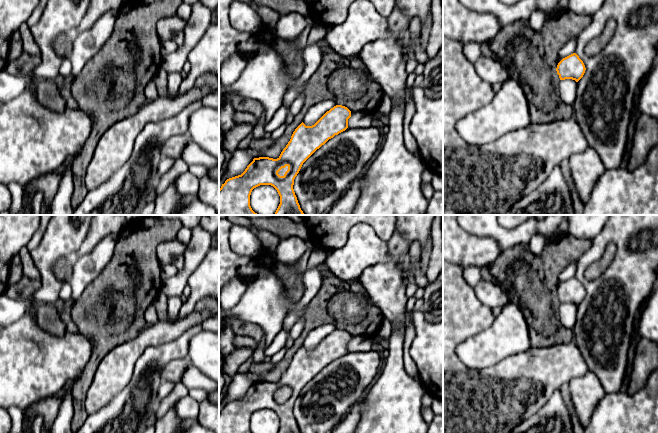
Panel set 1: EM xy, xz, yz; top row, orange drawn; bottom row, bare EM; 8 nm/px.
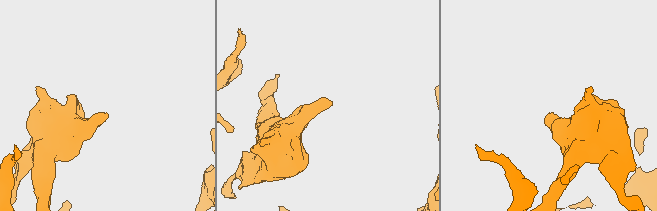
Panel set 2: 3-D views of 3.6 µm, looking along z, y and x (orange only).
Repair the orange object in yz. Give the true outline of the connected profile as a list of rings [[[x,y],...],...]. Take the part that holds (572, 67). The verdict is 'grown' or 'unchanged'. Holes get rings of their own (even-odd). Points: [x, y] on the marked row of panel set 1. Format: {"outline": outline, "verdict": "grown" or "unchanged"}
{"outline": [[[576,53],[563,58],[556,68],[560,80],[572,79],[576,82],[583,77],[585,70],[583,61]]], "verdict": "unchanged"}

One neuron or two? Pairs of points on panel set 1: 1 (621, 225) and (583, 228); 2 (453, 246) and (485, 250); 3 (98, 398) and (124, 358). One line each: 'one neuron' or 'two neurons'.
1: two neurons
2: one neuron
3: one neuron

